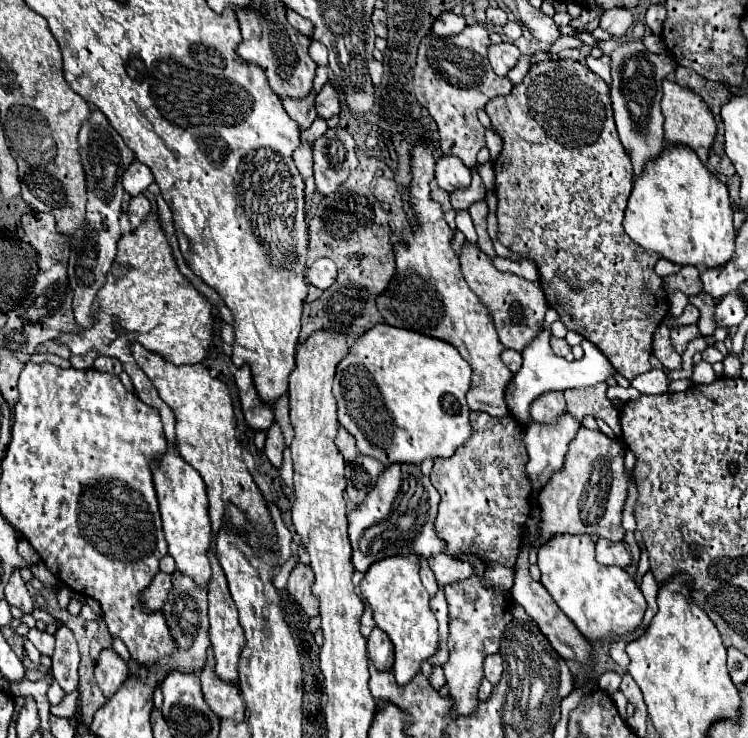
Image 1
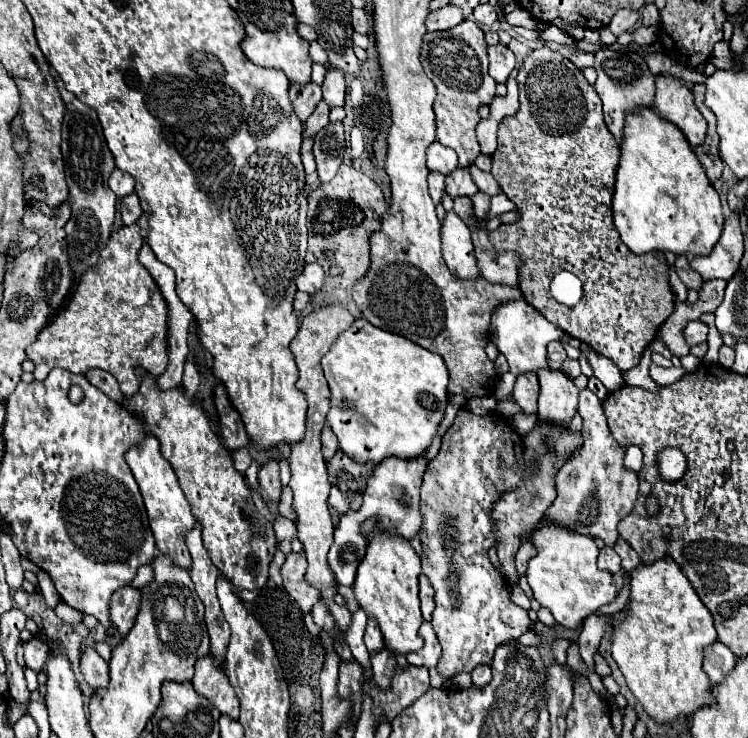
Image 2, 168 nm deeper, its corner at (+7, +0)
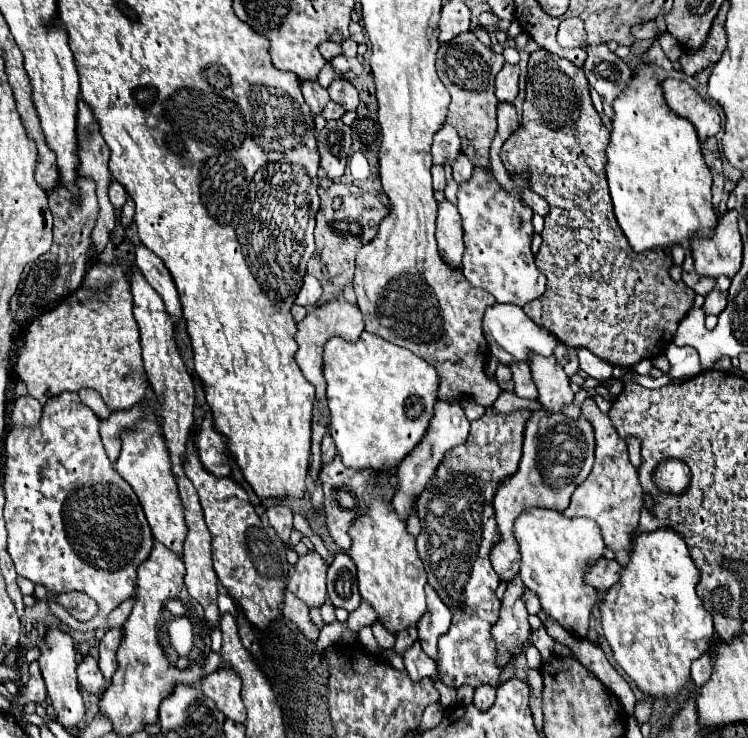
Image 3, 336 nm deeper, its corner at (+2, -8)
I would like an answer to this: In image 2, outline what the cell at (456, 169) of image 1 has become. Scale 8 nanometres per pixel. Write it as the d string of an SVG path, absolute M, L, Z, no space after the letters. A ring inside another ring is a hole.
M431 143L427 149L427 167L431 171L439 171L443 175L449 175L457 169L457 155L453 149L443 147L441 143Z

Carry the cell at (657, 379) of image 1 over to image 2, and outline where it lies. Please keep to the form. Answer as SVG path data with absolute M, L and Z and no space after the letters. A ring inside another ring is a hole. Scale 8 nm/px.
M651 363L651 371L649 371L649 375L651 375L651 379L653 379L655 383L659 383L659 385L665 387L665 385L675 383L677 377L687 375L687 371L685 371L683 367L669 367L669 369L665 369L665 367L659 367L659 365Z

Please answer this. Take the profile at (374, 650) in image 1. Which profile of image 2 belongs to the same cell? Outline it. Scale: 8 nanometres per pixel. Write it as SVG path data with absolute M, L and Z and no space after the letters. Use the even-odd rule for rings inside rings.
M373 619L367 623L367 629L365 629L365 645L367 645L369 653L377 653L377 651L385 649L383 635L379 631L379 625Z

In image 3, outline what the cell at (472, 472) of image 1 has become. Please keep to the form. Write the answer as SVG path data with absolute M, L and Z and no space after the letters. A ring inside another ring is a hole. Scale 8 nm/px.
M488 407L484 415L476 421L472 421L468 439L450 449L442 463L438 465L434 477L428 481L426 489L418 497L418 517L422 523L422 531L418 535L418 553L428 573L428 583L436 589L440 599L450 607L452 611L452 625L448 635L440 637L438 649L440 649L440 673L444 675L444 683L448 687L462 687L472 685L478 687L482 683L498 685L500 669L496 667L496 643L492 643L490 629L498 619L500 611L500 599L496 597L496 589L500 585L500 579L496 579L496 573L490 565L490 551L494 543L500 539L496 531L496 519L494 519L494 507L490 505L490 499L494 495L494 487L488 485L500 485L500 481L508 479L508 475L516 473L516 467L522 457L522 439L524 439L524 427L530 419L532 411L514 411L514 413L498 413L494 407ZM474 485L480 485L480 495L476 497ZM486 485L486 487L484 487Z

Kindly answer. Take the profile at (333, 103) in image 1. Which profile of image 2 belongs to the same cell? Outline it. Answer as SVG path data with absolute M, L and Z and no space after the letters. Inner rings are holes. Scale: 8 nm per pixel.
M327 71L325 81L323 81L323 101L329 107L343 107L345 101L345 79L341 71Z

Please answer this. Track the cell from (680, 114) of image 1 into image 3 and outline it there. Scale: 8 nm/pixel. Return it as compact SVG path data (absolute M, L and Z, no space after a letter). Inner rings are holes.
M666 79L662 81L666 103L682 117L692 121L698 131L698 139L706 141L708 137L720 131L720 115L718 111L708 105L696 89L692 89L686 81L680 79Z

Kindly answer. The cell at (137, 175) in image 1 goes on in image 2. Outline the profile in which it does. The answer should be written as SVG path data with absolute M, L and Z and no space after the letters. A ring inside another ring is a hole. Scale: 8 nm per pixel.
M115 169L109 177L109 187L117 197L125 197L125 195L135 191L135 179L129 173L125 173L121 169Z

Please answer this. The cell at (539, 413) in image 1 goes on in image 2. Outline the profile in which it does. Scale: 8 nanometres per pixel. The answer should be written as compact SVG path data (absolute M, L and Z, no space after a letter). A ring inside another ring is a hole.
M521 375L519 383L515 383L513 397L523 413L537 413L537 399L539 399L537 375Z

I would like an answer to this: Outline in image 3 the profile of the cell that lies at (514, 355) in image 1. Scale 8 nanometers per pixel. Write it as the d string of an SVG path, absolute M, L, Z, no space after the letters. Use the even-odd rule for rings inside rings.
M498 365L498 371L496 371L496 381L498 385L504 389L504 391L514 391L514 383L512 383L512 371L508 365Z

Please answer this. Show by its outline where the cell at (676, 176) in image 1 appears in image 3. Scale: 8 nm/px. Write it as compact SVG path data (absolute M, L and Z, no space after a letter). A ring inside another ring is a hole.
M636 65L628 87L616 97L612 109L614 117L610 121L610 141L606 147L606 179L616 219L632 249L648 251L654 247L672 247L676 243L688 243L694 235L712 235L718 219L712 209L712 175L700 153L694 125L666 105L656 73L648 65Z

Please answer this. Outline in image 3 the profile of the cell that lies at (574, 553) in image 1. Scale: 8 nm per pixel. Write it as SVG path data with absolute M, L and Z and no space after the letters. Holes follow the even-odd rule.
M528 509L518 515L514 537L522 555L522 583L540 597L542 609L568 633L584 639L592 607L598 603L596 589L584 585L584 569L604 553L604 541L596 523L592 519L570 519L554 509Z

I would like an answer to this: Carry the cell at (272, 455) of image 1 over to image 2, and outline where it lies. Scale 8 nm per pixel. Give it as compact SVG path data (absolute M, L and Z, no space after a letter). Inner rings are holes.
M275 459L267 461L261 469L259 469L259 487L261 491L273 499L273 501L279 501L279 495L281 495L281 481L279 481L279 465Z

